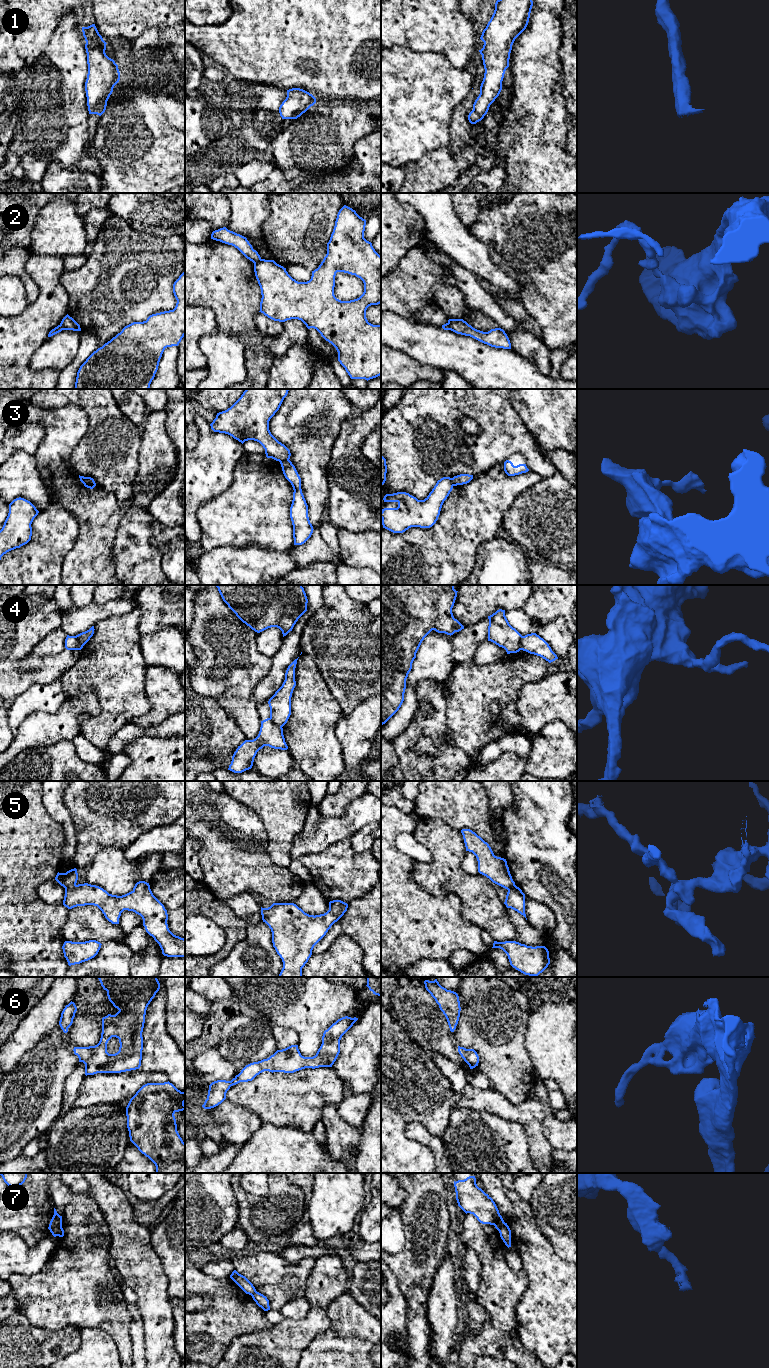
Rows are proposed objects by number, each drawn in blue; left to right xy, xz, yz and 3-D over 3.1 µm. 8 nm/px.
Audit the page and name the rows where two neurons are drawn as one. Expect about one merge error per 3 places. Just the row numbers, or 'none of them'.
2, 3, 4, 5, 7

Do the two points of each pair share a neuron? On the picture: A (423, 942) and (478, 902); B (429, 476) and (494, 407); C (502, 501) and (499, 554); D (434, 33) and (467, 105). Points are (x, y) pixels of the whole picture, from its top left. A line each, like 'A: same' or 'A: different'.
A: different
B: same
C: different
D: different

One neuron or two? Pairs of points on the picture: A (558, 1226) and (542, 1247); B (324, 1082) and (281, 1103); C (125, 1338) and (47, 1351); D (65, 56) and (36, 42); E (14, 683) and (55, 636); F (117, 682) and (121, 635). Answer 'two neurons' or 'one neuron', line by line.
A: two neurons
B: one neuron
C: two neurons
D: two neurons
E: two neurons
F: one neuron

